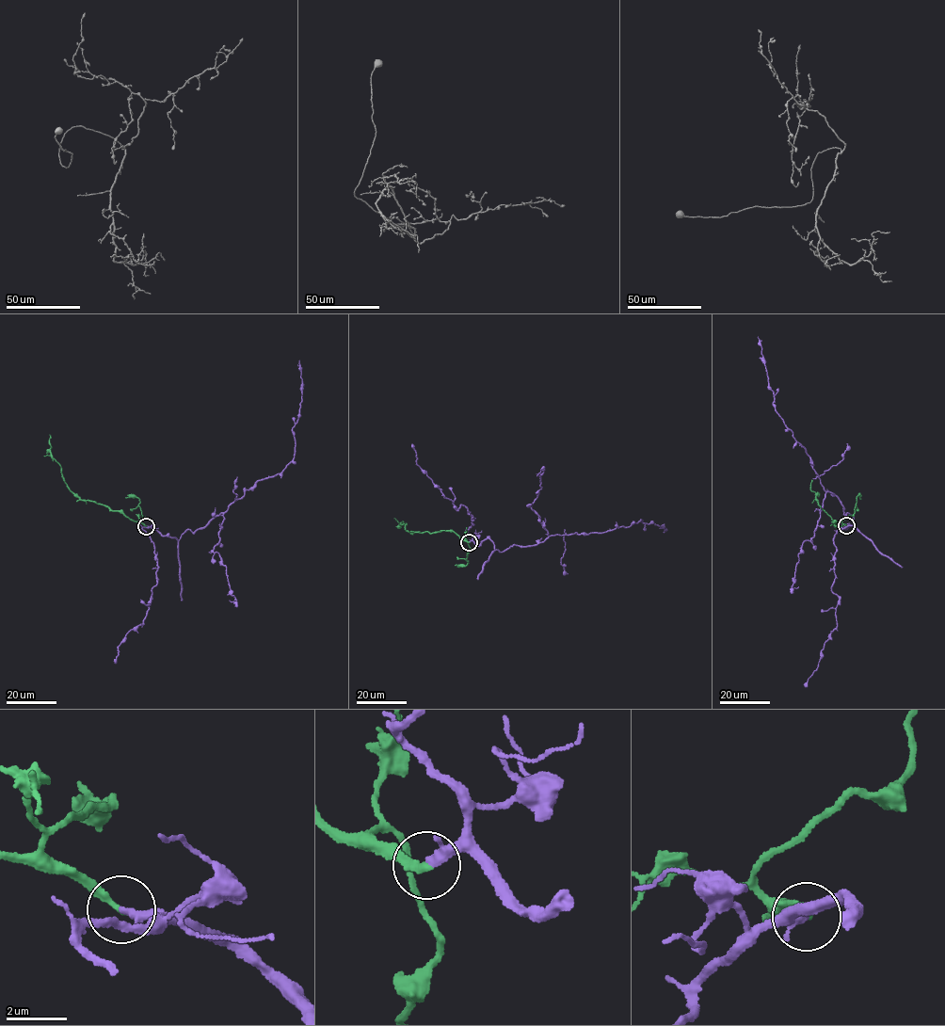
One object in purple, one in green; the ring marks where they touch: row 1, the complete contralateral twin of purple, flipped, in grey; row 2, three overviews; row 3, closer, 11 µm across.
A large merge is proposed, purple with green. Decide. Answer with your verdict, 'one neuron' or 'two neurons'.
one neuron

